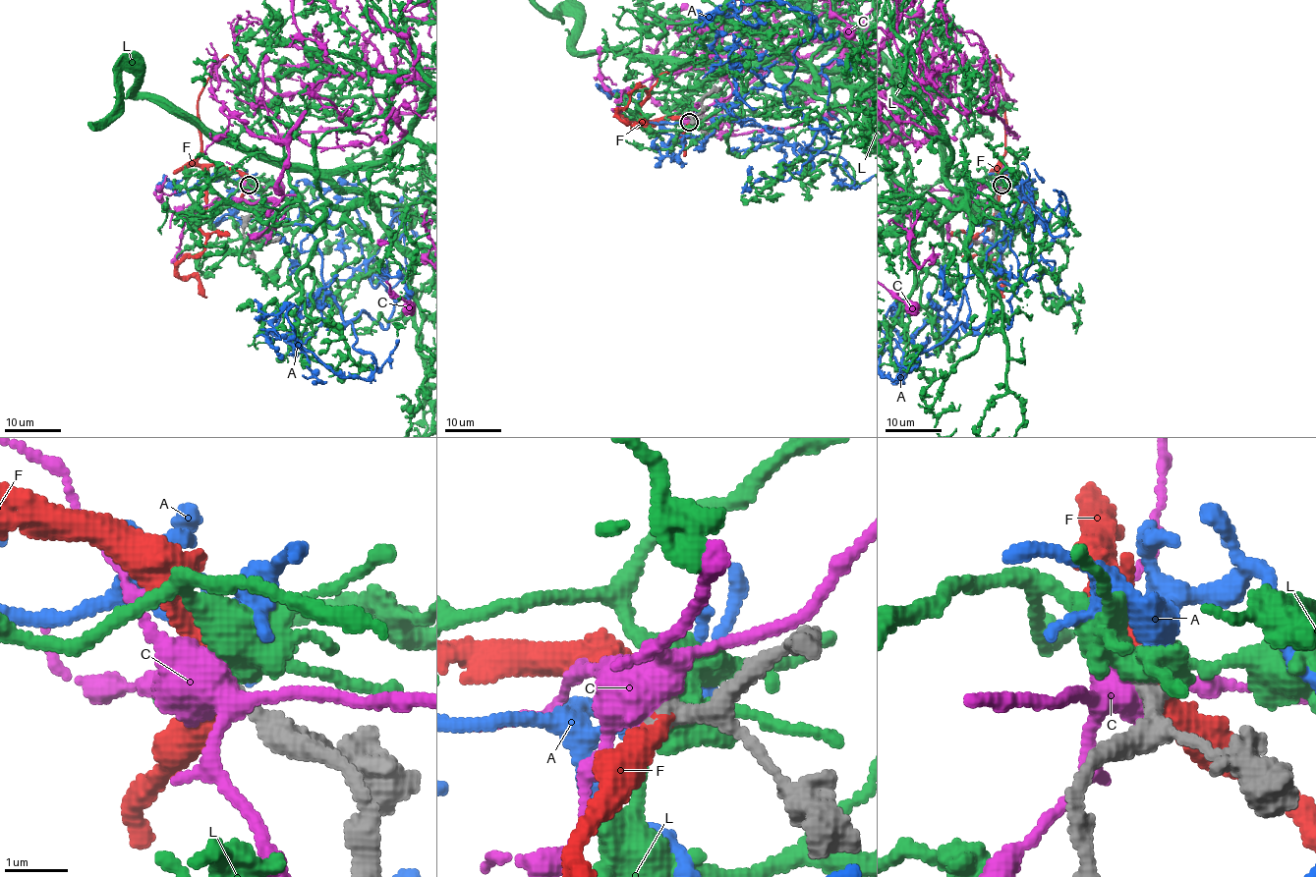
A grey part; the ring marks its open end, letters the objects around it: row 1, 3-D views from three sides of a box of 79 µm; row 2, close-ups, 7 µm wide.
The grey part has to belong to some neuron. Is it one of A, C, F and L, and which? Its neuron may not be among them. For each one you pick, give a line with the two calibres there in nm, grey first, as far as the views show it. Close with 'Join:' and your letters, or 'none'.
F: 380/320 nm
Join: F

